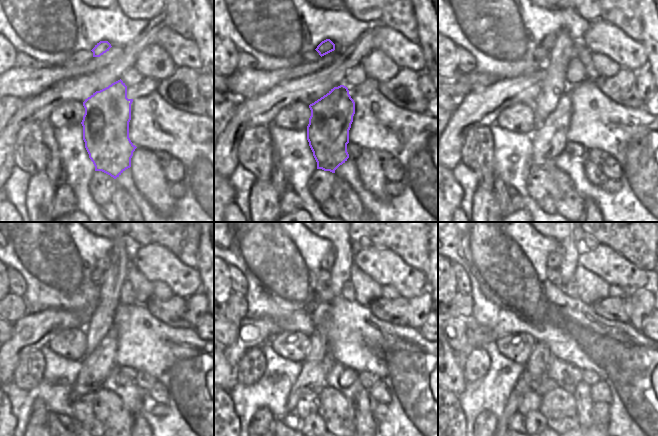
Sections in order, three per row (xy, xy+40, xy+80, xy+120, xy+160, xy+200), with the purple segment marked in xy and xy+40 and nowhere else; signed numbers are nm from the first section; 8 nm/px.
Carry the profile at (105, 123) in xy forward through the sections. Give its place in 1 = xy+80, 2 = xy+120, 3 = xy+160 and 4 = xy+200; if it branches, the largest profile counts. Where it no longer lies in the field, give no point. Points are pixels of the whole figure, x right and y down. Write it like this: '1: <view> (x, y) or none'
1: xy+80 (548, 141)
2: xy+120 (95, 367)
3: xy+160 (313, 377)
4: xy+200 (530, 382)

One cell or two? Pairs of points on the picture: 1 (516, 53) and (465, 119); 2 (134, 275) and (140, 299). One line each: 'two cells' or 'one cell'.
1: two cells
2: one cell

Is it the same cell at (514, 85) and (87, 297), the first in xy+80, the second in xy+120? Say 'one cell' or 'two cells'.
two cells

